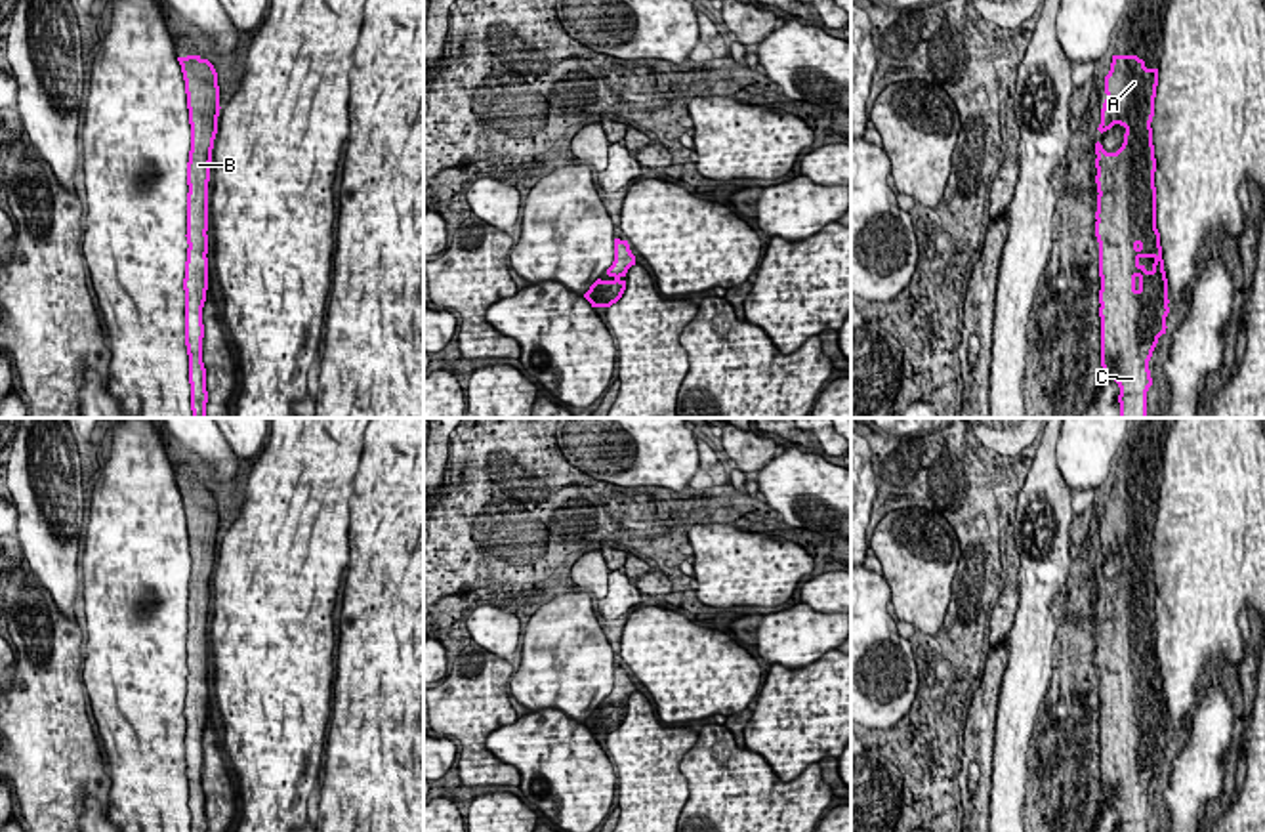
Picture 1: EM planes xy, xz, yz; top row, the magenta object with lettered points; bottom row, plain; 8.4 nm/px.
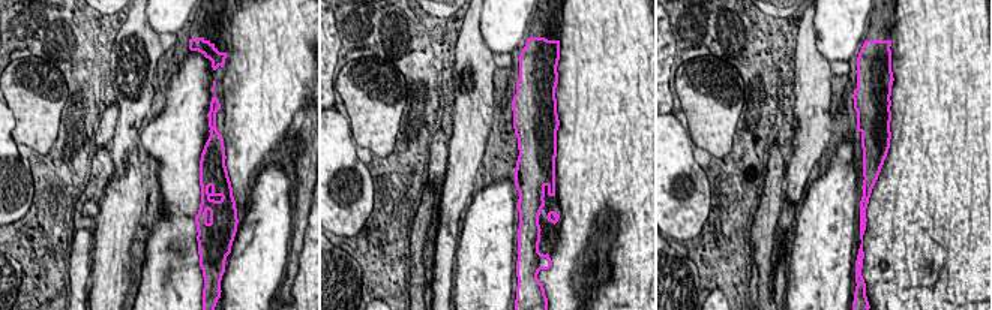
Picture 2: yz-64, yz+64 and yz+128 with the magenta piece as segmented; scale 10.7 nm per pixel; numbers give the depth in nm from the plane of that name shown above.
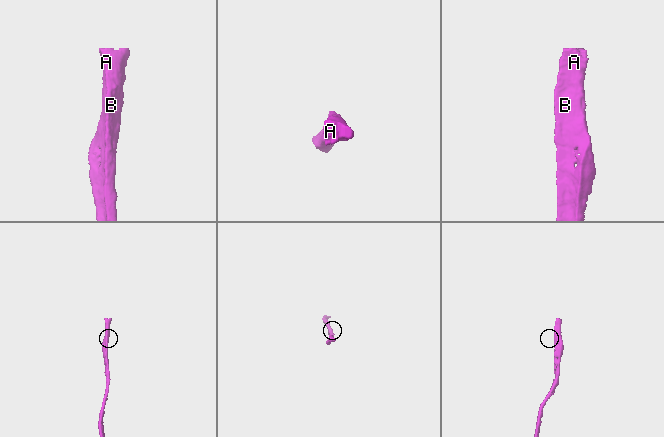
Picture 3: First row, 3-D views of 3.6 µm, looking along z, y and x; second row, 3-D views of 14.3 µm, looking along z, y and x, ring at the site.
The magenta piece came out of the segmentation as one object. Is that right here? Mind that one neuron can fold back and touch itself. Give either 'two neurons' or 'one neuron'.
one neuron

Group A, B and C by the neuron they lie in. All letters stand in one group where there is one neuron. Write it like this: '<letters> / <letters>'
A B C

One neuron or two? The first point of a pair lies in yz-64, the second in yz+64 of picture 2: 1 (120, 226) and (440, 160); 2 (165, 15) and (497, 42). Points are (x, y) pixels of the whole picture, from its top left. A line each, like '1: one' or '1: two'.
1: two
2: one

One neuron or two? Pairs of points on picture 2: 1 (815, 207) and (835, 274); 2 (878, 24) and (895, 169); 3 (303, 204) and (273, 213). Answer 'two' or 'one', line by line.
1: one
2: two
3: two

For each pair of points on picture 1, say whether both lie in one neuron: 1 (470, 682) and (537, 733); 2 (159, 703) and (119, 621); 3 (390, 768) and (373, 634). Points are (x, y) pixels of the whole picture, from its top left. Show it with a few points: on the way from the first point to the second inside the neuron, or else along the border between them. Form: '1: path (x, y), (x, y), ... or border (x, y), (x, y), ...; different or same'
1: border (518, 718), (487, 737), (487, 750), (493, 756); different
2: path (138, 682), (134, 674), (134, 642); same
3: path (390, 735), (390, 666); same

